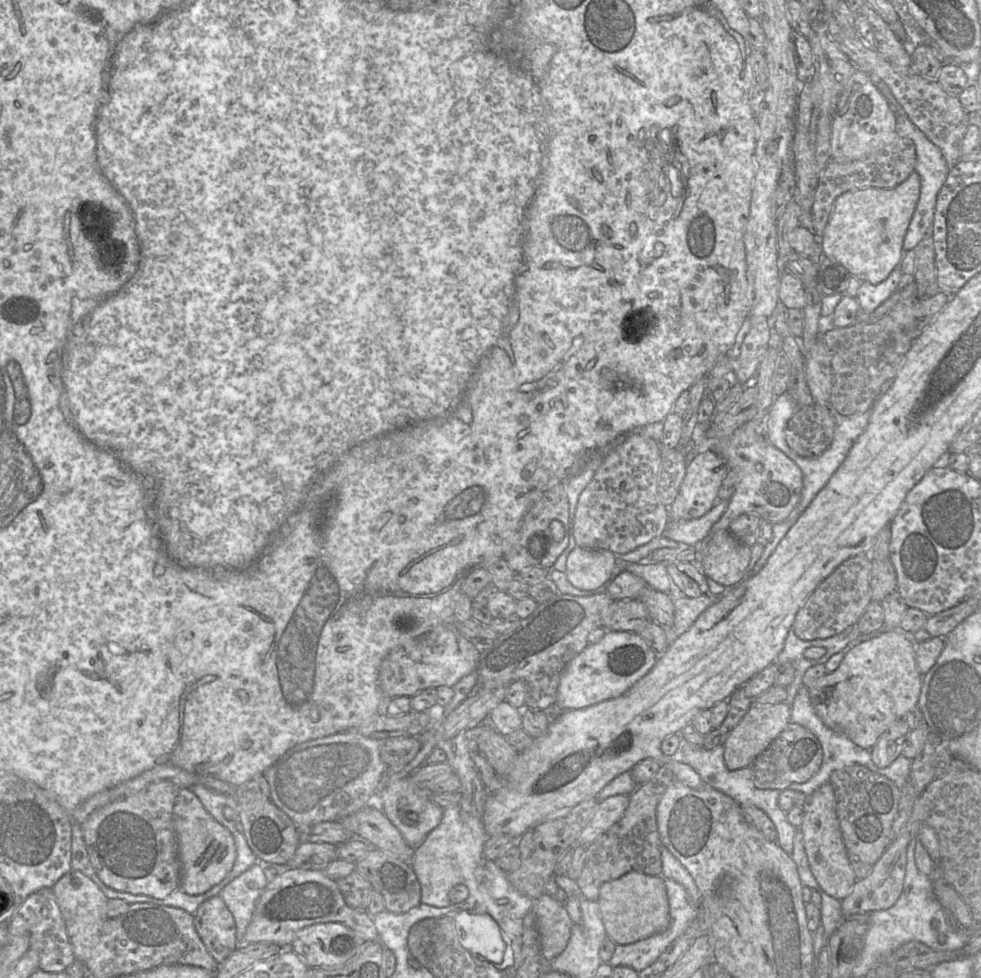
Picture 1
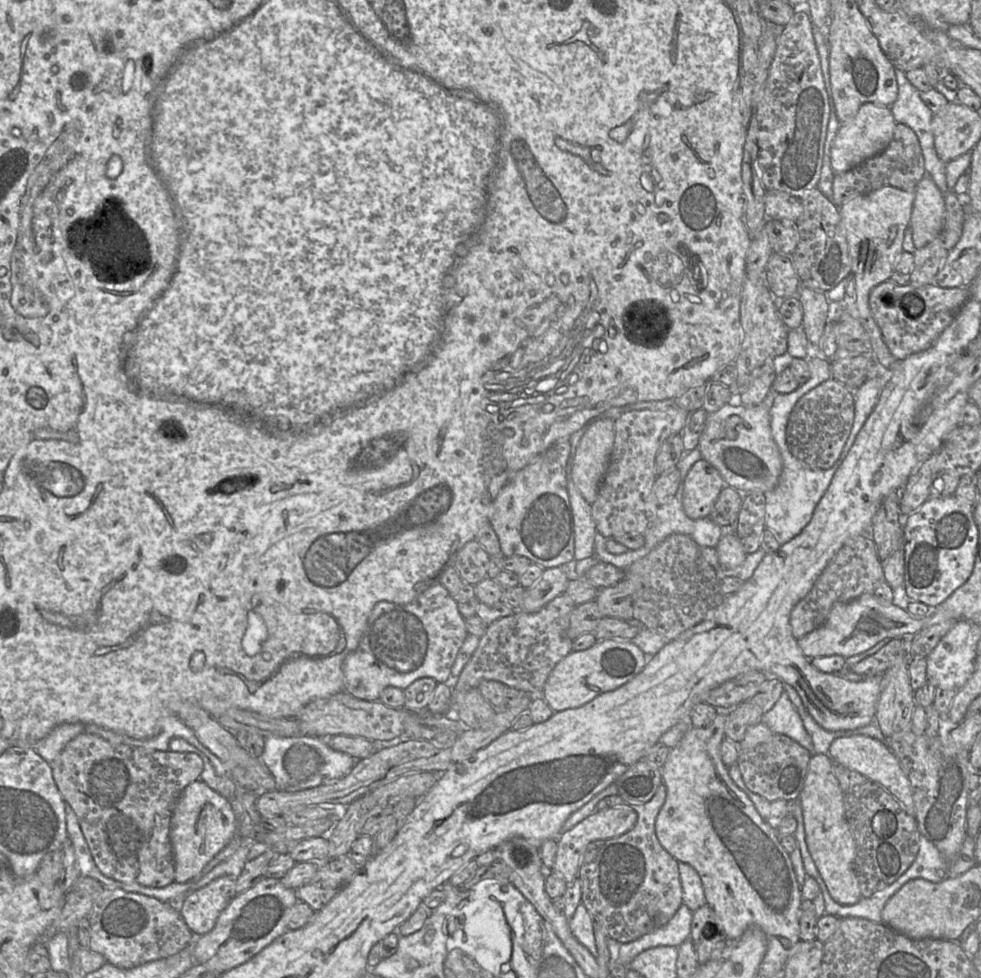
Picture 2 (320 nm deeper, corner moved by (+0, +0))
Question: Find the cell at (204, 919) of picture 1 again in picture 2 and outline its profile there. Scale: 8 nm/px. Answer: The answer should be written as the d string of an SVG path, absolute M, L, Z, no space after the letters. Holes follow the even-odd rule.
M221 876L181 901L180 914L195 937L210 932L220 913L235 897L235 881Z

